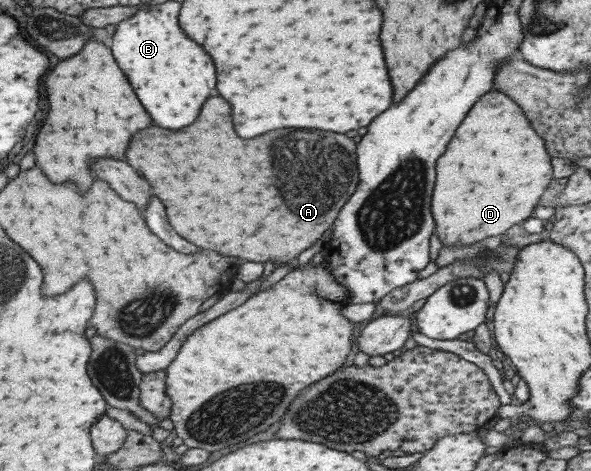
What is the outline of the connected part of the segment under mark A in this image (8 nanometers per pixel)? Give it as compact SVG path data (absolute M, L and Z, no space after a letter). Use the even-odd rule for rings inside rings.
M209 97L199 109L199 117L181 131L151 125L135 133L127 145L125 161L149 181L153 195L165 205L169 225L185 241L201 249L221 251L223 255L237 255L245 261L263 264L269 259L287 263L321 237L321 231L333 223L337 211L353 193L358 180L355 143L345 135L313 129L273 129L255 139L239 139L233 133L229 111L231 107L223 97Z

